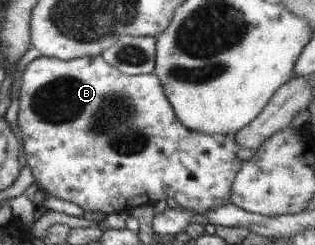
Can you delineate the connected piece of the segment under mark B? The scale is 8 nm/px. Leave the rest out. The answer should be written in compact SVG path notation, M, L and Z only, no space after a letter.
M41 56L27 64L19 91L18 126L23 137L22 145L24 145L27 165L31 168L32 175L39 183L42 193L71 201L71 203L77 203L85 212L91 212L95 215L99 213L107 215L124 210L130 211L142 205L154 205L161 199L175 199L177 206L190 209L194 211L196 216L200 216L201 214L204 215L207 210L225 205L230 201L232 181L236 178L240 165L245 162L239 160L235 155L240 149L235 143L235 134L207 134L187 129L177 119L171 103L165 97L163 86L154 72L129 76L121 73L116 67L109 65L101 56L79 57L69 61Z

